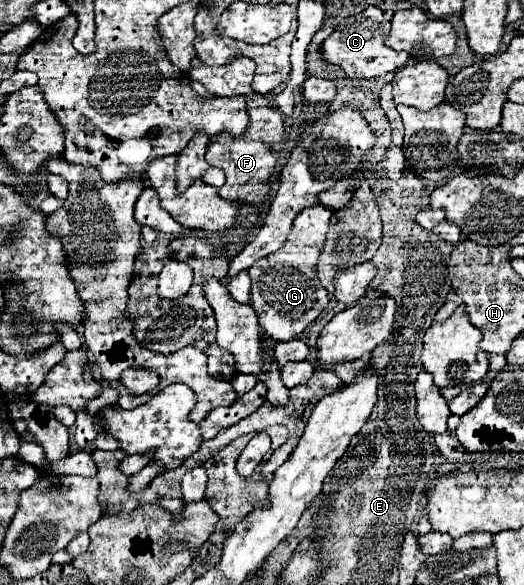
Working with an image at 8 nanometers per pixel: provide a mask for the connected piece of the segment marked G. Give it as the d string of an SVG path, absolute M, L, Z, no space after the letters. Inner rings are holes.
M315 205L303 209L293 223L285 245L273 257L259 259L251 269L251 307L259 317L259 327L271 335L273 341L291 341L303 333L327 307L329 295L317 277L317 261L325 245L331 209Z

